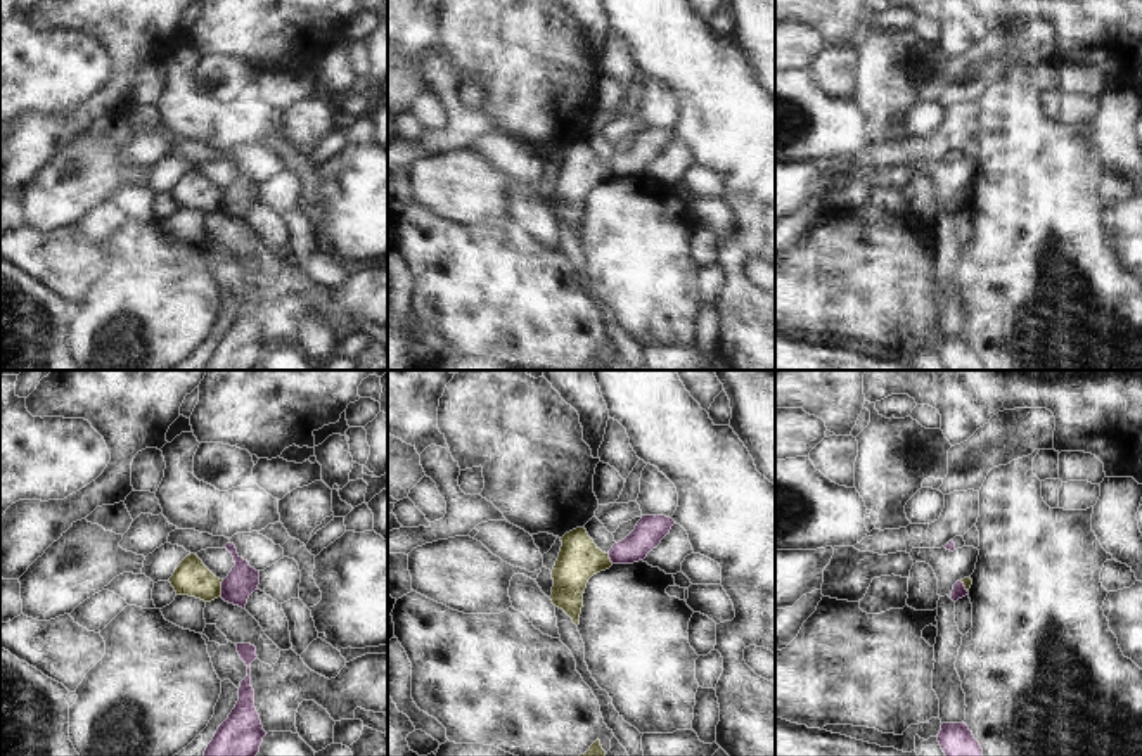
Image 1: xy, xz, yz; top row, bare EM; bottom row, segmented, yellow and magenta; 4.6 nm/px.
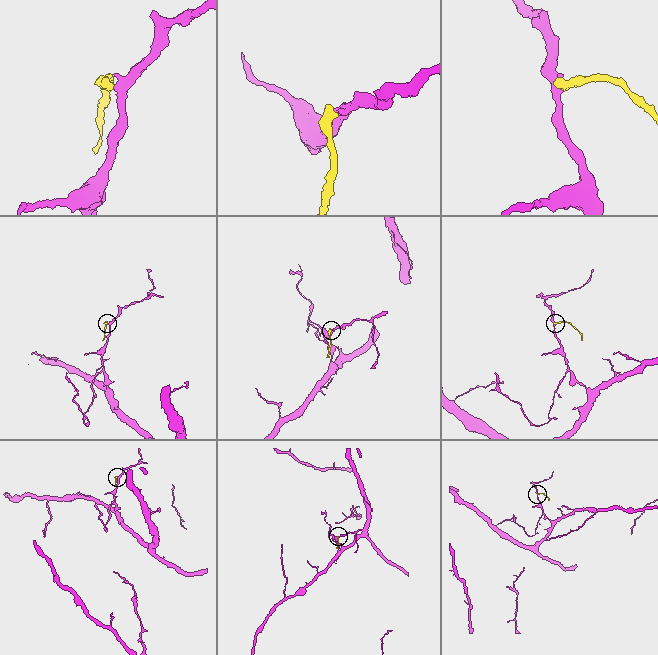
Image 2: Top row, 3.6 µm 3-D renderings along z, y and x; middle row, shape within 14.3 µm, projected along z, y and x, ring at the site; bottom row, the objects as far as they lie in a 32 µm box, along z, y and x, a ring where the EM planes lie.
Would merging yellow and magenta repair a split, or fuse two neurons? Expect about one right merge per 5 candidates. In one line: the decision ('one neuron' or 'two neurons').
two neurons

